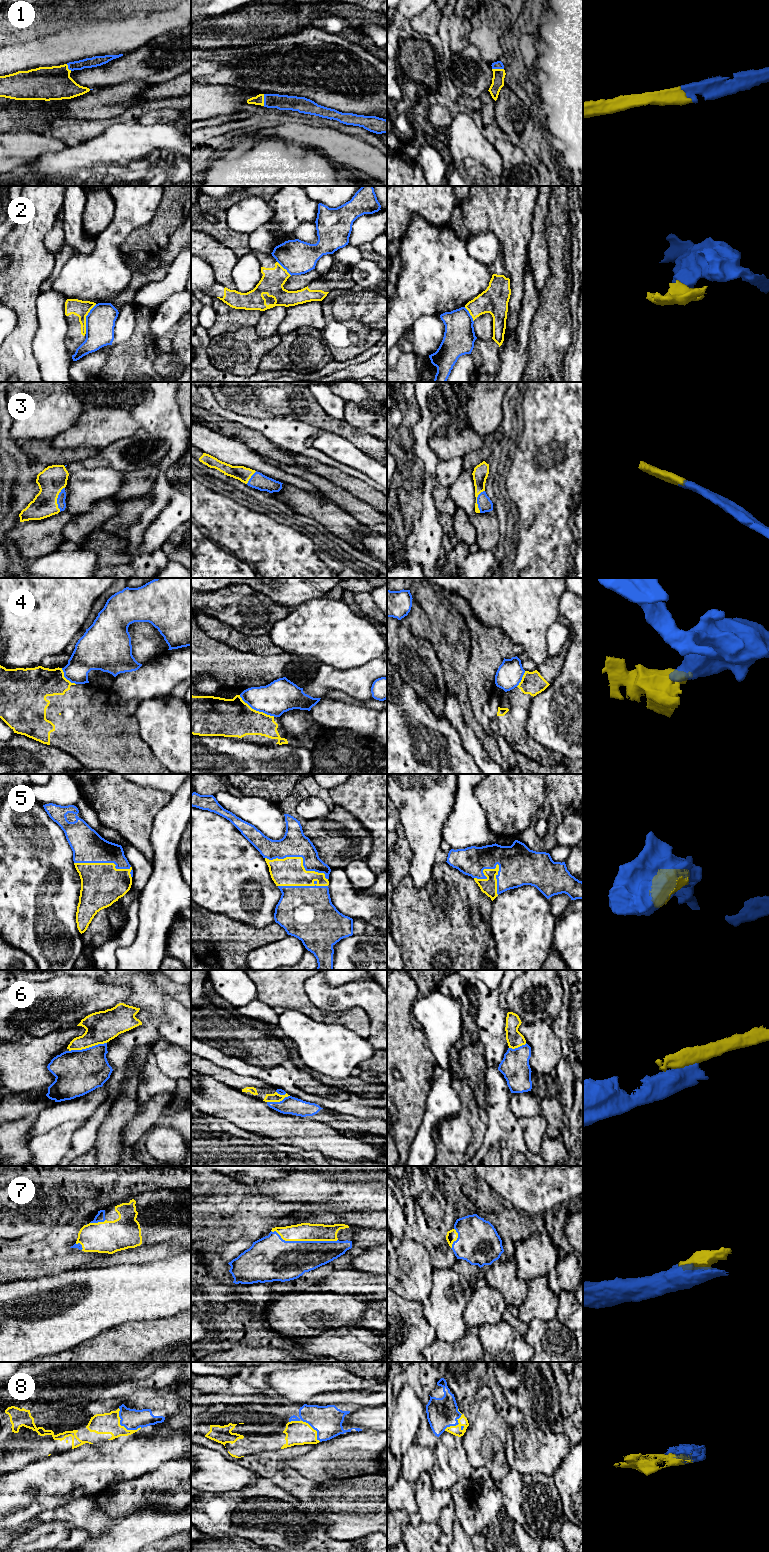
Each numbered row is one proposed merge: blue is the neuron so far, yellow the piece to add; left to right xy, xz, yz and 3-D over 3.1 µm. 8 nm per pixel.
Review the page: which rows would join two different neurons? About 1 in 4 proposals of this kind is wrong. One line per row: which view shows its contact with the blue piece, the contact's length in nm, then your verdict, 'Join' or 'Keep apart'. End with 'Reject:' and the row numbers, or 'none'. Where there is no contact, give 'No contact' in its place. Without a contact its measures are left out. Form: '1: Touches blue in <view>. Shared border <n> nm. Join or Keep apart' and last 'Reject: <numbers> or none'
1: Touches blue in xz. Shared border 100 nm. Join
2: Touches blue in xy. Shared border 260 nm. Keep apart
3: Touches blue in xy. Shared border 200 nm. Join
4: Touches blue in xz. Shared border 340 nm. Keep apart
5: Touches blue in xz. Shared border 550 nm. Join
6: Touches blue in xy. Shared border 320 nm. Keep apart
7: Touches blue in xz. Shared border 550 nm. Join
8: Touches blue in xy. Shared border 240 nm. Join
Reject: 2, 4, 6

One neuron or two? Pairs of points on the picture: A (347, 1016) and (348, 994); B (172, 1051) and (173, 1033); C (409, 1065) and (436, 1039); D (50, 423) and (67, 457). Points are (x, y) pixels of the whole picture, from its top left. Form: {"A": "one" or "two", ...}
{"A": "two", "B": "two", "C": "two", "D": "two"}

